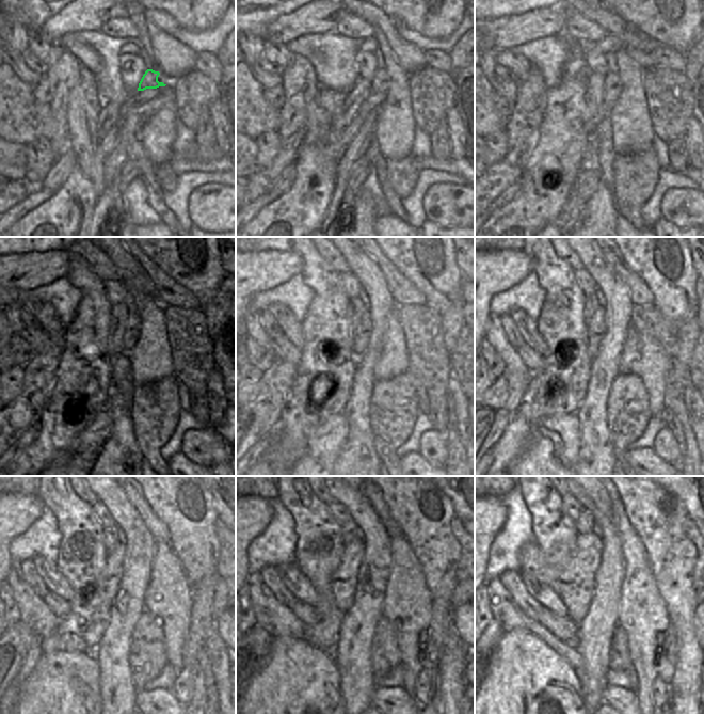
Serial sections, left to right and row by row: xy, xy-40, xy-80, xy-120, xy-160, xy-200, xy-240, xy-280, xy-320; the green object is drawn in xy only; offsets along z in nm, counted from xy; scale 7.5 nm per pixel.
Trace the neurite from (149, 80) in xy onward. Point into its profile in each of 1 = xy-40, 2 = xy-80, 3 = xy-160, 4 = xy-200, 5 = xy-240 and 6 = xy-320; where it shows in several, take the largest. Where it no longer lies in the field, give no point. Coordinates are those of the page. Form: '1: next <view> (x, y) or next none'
1: next xy-40 (380, 83)
2: next xy-80 (611, 82)
3: next xy-160 (361, 337)
4: next xy-200 (596, 324)
5: next xy-240 (109, 583)
6: next xy-320 (575, 583)

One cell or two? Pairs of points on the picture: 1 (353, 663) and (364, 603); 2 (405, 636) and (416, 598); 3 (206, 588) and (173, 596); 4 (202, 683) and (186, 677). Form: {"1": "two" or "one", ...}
{"1": "one", "2": "one", "3": "two", "4": "two"}

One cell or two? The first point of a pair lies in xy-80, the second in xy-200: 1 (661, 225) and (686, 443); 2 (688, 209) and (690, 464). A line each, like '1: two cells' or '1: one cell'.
1: two cells
2: two cells

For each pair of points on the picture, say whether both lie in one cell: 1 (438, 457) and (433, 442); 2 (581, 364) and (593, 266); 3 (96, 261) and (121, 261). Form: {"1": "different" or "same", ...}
{"1": "same", "2": "different", "3": "different"}

